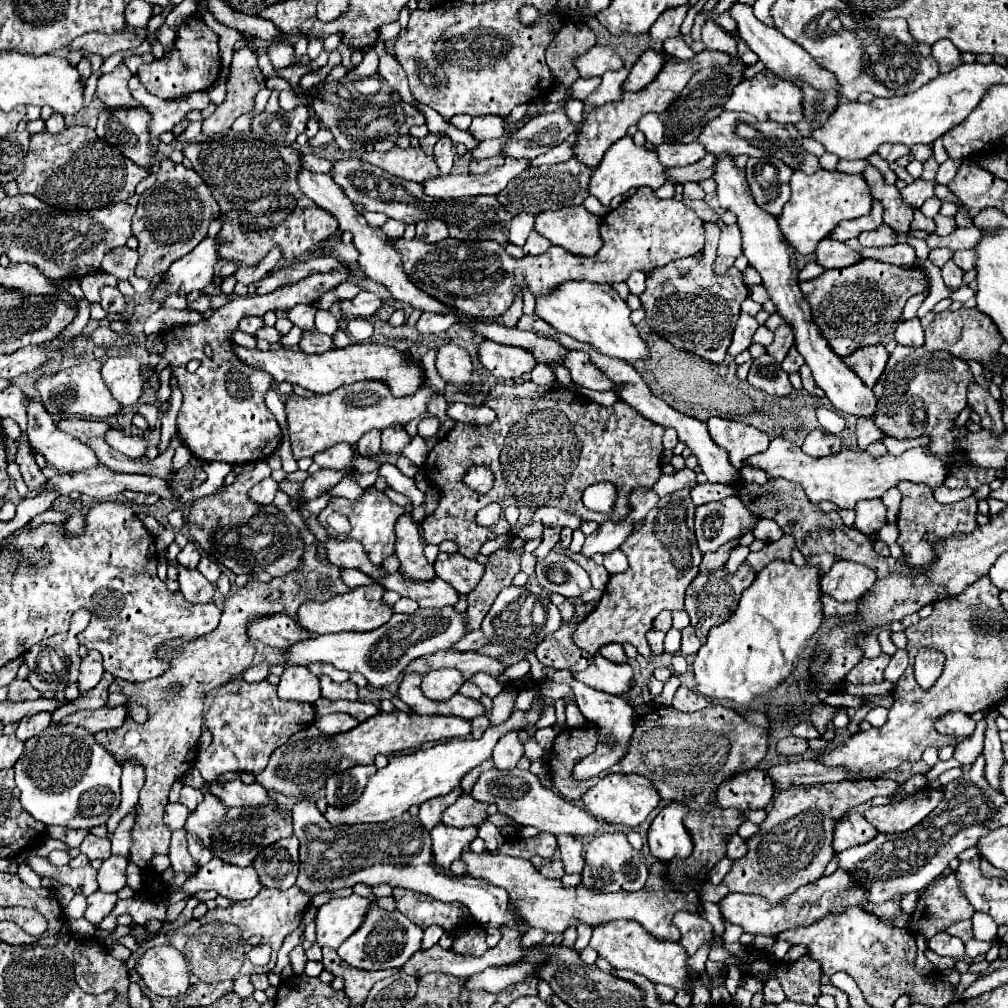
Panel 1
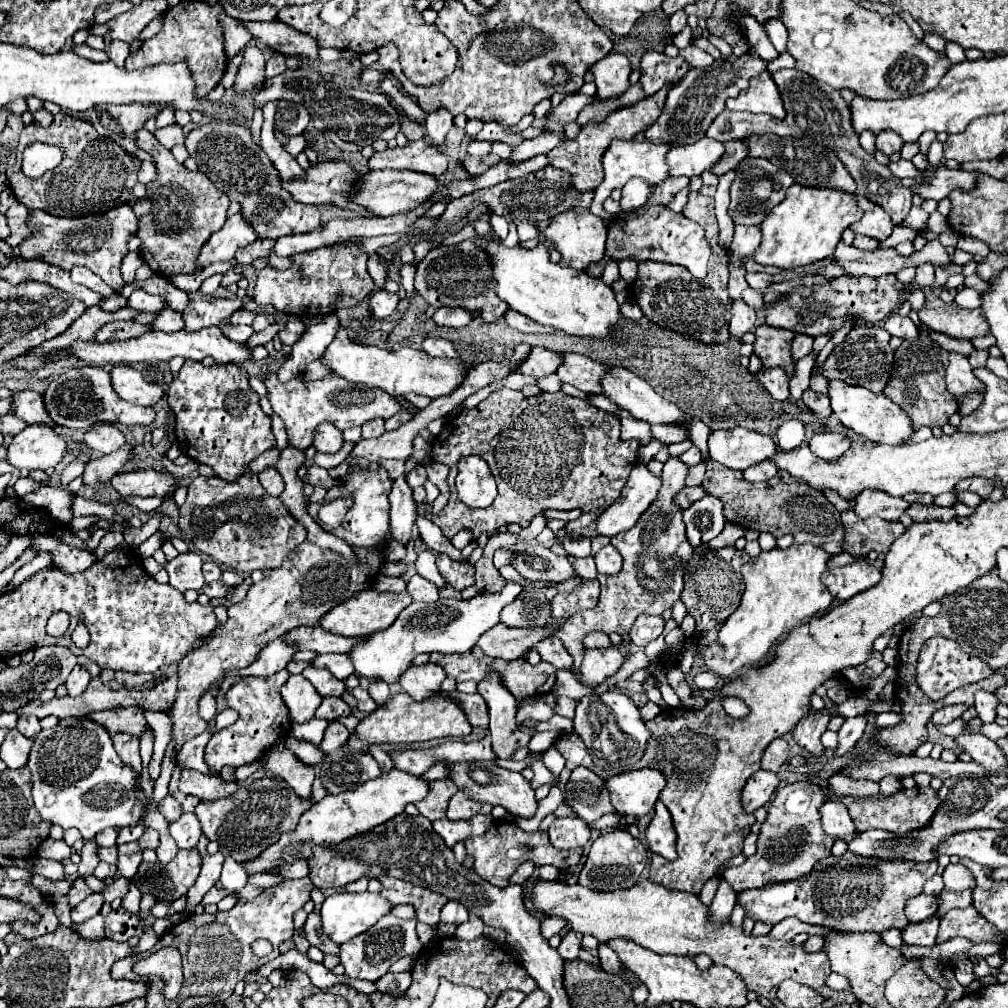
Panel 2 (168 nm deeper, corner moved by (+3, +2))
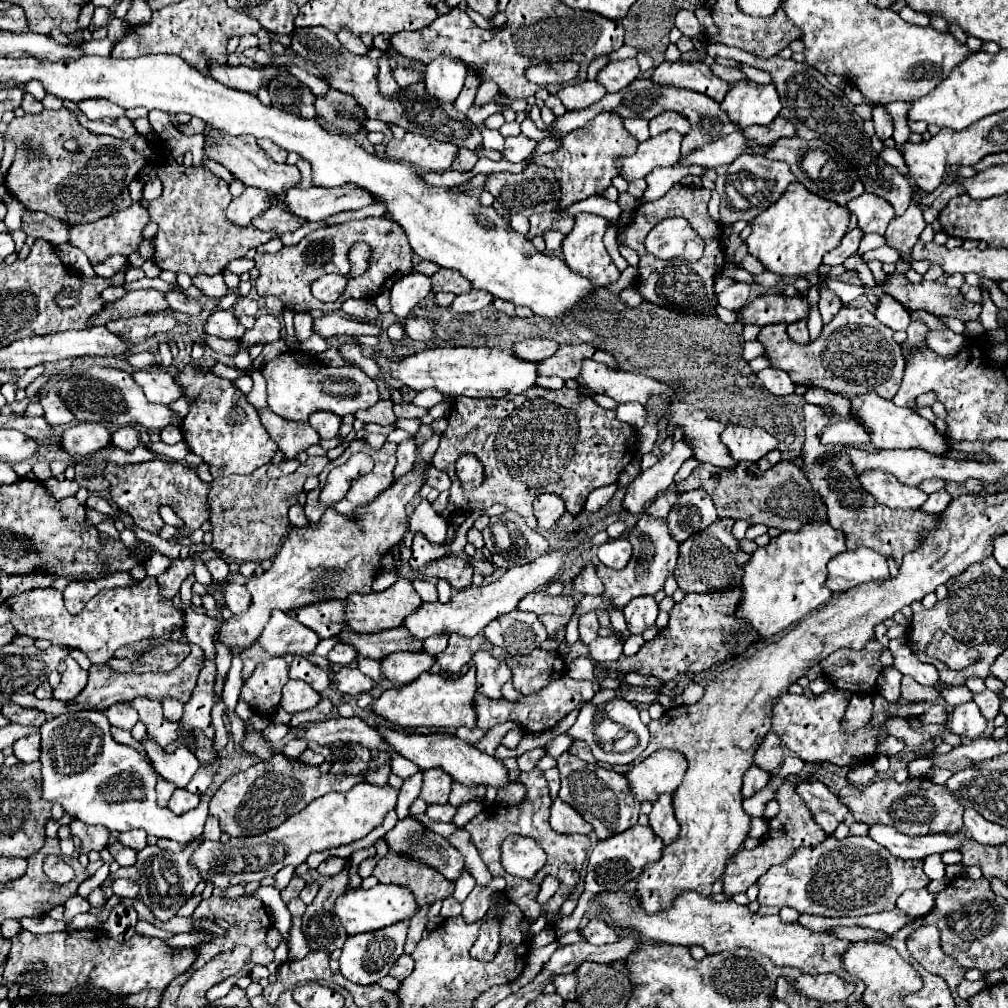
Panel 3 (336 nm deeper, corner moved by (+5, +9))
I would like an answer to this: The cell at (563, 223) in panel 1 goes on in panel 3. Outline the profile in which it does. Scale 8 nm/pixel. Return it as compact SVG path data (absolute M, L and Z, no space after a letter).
M580 213L580 215L576 215L576 223L574 223L572 233L568 233L562 241L566 265L572 267L572 271L590 279L590 283L594 287L606 287L606 285L618 281L618 277L620 277L618 267L614 265L614 261L610 259L610 255L602 243L604 233L606 233L606 219L602 219L598 215L590 215L590 213Z

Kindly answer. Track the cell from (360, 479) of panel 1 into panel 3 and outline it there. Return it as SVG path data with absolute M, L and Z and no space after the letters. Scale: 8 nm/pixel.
M308 457L308 461L298 467L298 471L280 479L270 479L266 475L268 465L258 467L250 475L228 475L214 479L210 483L212 491L208 495L212 511L210 523L214 535L210 547L222 551L230 561L272 559L290 531L288 509L292 507L292 499L296 499L296 495L304 489L304 481L310 475L322 473L326 463L326 457Z

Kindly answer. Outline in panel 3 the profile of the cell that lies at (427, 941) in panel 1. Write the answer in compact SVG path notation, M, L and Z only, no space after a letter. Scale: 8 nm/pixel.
M464 869L464 871L462 871L462 875L460 875L460 879L456 881L456 891L454 891L456 901L460 901L460 903L462 903L462 901L468 897L468 893L474 889L474 885L476 885L474 877L470 875L470 871L468 871L468 869Z

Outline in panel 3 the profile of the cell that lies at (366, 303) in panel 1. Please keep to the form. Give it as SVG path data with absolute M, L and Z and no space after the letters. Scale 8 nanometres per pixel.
M410 273L398 279L390 291L392 313L404 321L412 311L412 307L416 307L430 291L432 291L432 283L430 277L424 273Z

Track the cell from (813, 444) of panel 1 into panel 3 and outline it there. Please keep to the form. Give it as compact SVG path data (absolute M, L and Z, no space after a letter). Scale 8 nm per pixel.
M850 417L832 423L822 433L822 443L842 443L842 445L858 445L858 443L870 443L870 435L864 429L864 425Z

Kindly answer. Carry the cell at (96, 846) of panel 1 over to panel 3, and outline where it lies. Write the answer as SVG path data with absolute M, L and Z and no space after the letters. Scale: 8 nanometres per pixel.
M114 843L114 845L110 845L108 847L110 849L110 853L112 853L112 857L120 863L120 867L130 867L132 863L136 863L136 855L138 855L138 851L136 849L130 849L130 847L124 847L122 843Z

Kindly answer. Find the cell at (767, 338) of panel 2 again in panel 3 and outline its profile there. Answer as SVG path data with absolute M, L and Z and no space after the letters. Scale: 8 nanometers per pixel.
M842 307L836 317L824 325L820 337L806 345L794 343L786 331L786 323L762 327L758 341L766 347L772 367L784 369L796 385L820 387L840 393L846 399L876 391L884 399L892 399L900 387L904 373L902 347L894 341L894 331L884 327L868 309Z

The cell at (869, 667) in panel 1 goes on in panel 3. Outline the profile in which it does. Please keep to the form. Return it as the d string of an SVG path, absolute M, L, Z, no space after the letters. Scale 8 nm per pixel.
M870 639L862 651L834 651L820 661L824 673L828 673L836 687L852 693L870 693L876 687L876 679L882 671L880 655L886 647L878 639Z

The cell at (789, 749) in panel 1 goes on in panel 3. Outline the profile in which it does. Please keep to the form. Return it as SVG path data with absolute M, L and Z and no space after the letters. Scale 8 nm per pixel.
M768 733L754 755L754 765L774 773L782 765L782 743L774 733Z

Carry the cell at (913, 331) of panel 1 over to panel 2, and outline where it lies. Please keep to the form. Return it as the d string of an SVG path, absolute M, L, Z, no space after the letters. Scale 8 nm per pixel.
M900 314L896 316L888 316L886 322L884 322L884 330L890 334L890 336L898 336L902 340L912 340L918 336L918 328L916 324L910 320L910 318L902 318Z

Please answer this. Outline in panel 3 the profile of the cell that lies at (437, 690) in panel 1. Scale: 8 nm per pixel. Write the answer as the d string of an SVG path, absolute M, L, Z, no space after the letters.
M392 653L380 659L380 669L386 679L390 679L396 685L412 683L420 677L420 673L430 671L434 663L434 655L430 653Z

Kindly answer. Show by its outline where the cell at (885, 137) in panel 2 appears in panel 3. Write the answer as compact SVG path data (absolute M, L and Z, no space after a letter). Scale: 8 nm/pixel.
M882 105L872 107L872 121L874 121L874 131L876 131L876 135L878 135L882 141L888 139L888 137L892 137L894 127L892 127L892 117L888 115L886 107L882 107Z

